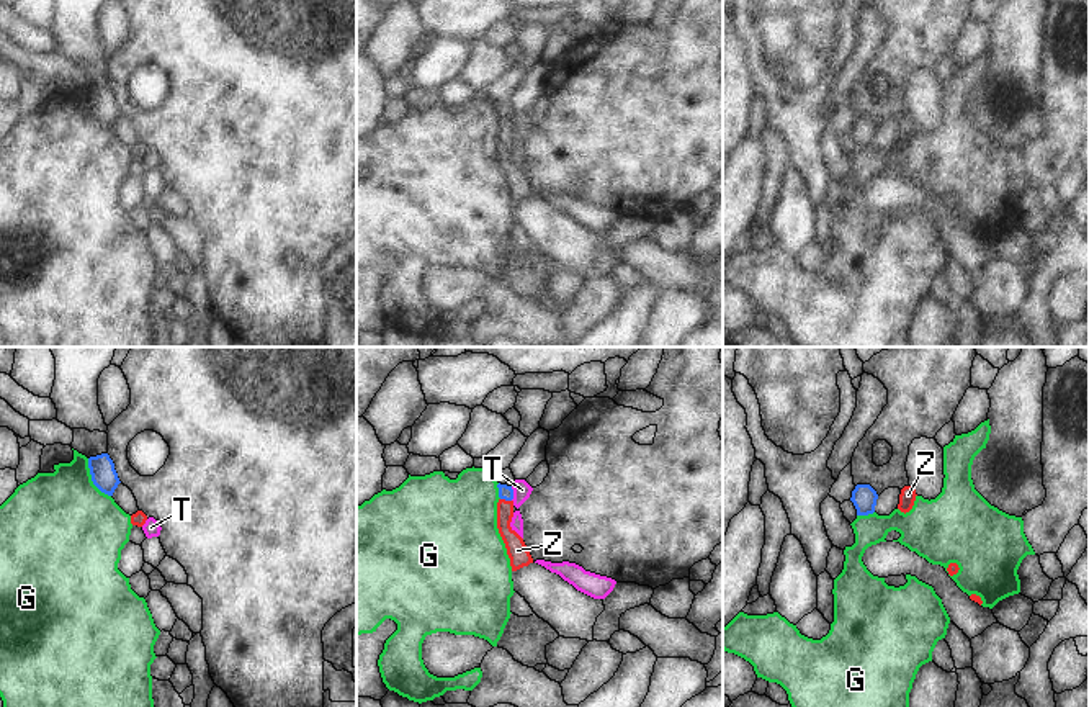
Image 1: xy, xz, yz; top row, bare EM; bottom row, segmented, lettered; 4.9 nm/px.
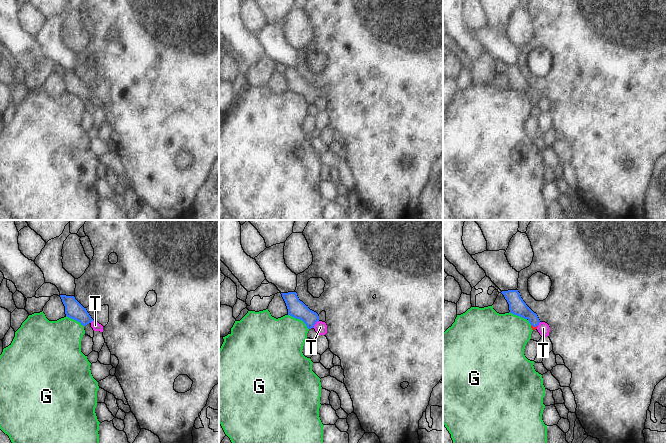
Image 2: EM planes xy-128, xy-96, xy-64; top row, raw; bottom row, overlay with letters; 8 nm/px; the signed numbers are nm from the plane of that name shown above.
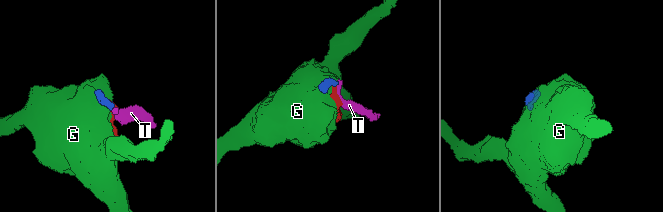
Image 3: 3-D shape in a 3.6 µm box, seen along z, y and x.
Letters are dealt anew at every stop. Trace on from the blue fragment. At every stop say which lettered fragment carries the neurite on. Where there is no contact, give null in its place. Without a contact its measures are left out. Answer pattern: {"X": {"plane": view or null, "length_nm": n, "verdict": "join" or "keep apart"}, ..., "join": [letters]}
{"G": {"plane": "xy", "length_nm": 220, "verdict": "keep apart"}, "T": {"plane": "xz", "length_nm": 70, "verdict": "keep apart"}, "Z": {"plane": "xz", "length_nm": 60, "verdict": "join"}, "join": ["Z"]}

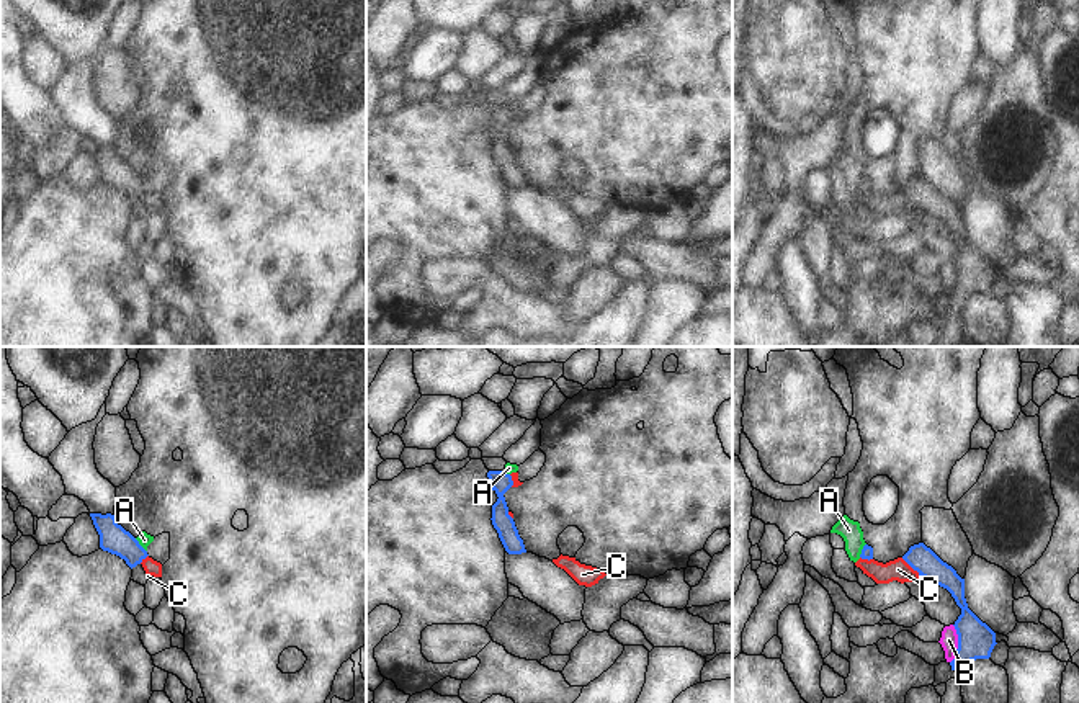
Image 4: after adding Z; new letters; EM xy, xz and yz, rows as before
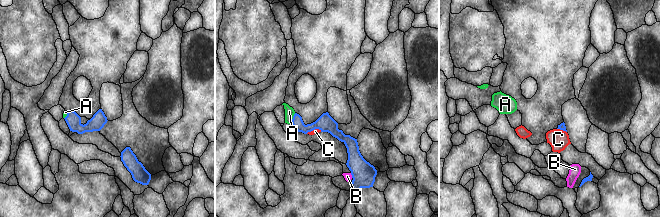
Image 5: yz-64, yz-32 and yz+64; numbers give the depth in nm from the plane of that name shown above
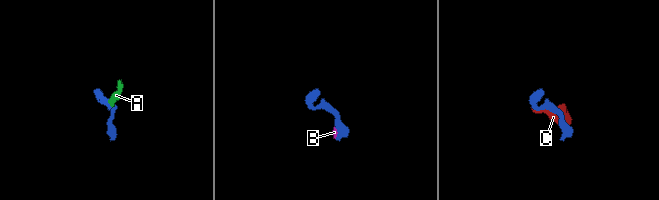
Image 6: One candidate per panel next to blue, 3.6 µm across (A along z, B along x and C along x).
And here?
{"A": {"plane": "xy", "length_nm": 90, "verdict": "keep apart"}, "B": {"plane": "yz", "length_nm": 190, "verdict": "keep apart"}, "C": {"plane": "yz", "length_nm": 180, "verdict": "keep apart"}, "join": []}

